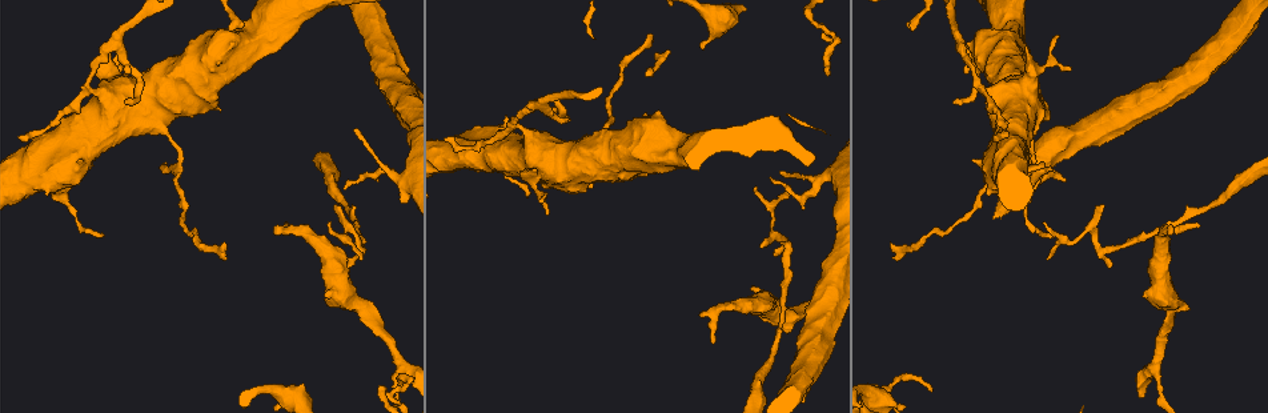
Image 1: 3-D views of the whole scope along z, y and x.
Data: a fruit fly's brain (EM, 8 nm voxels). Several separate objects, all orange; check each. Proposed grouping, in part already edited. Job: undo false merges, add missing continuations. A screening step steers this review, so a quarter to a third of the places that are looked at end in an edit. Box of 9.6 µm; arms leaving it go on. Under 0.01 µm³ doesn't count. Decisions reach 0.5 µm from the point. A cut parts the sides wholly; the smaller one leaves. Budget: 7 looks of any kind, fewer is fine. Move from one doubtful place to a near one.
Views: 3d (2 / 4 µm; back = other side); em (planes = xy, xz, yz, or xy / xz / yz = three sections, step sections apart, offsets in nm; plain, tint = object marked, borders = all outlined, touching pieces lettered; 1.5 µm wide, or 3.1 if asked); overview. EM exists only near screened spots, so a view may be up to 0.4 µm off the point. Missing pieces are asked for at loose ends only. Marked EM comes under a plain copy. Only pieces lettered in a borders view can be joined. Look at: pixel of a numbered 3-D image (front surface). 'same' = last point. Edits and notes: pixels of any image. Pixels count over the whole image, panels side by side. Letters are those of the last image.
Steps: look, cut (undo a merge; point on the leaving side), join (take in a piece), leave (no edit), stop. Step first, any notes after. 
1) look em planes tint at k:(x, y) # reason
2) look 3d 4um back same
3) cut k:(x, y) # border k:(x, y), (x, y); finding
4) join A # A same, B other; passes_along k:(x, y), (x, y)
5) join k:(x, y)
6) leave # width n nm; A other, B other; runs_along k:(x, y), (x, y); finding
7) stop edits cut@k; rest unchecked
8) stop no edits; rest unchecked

look 3d 2um at 1:(516, 122) # thick turns thin

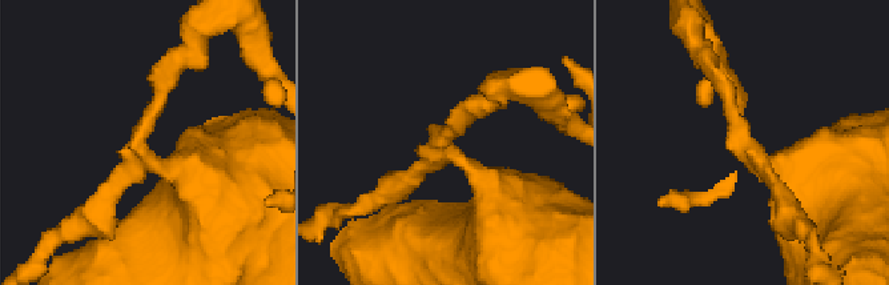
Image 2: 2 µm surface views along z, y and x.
look em planes borders at 2:(450, 148)

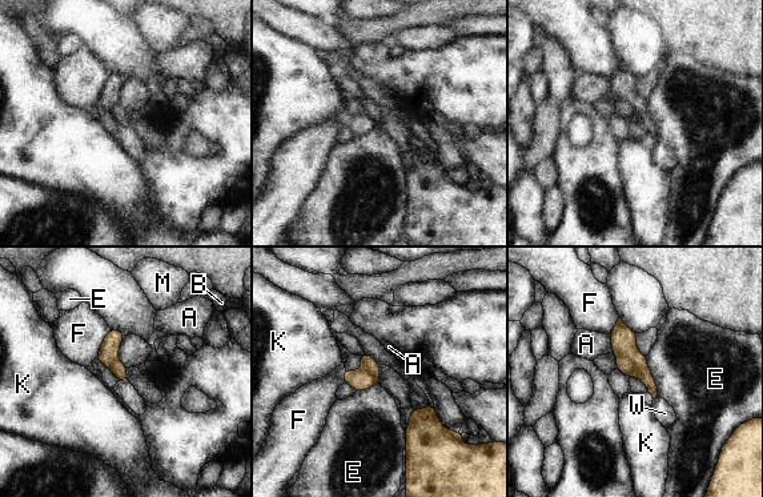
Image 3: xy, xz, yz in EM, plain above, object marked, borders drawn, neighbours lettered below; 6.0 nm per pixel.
cut 3:(623, 340) # A other, B other, E other, F other, K other, M other, W other; part_leaving 3:(619, 324), (654, 392); two neurons meet here

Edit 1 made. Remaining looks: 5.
look 3d 4um at 1:(1043, 224)

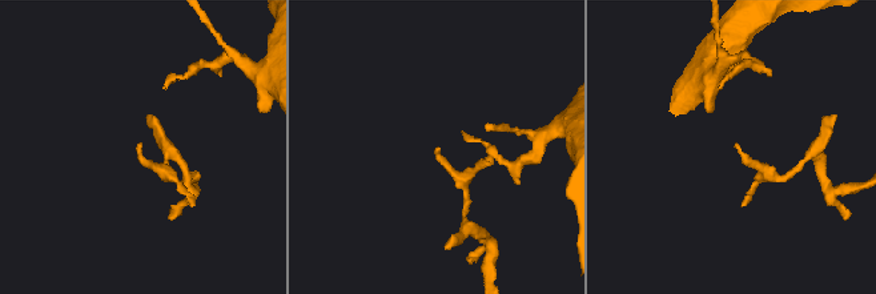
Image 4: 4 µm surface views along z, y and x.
look em yz step 8 tint at 4:(437, 147) # now the EM

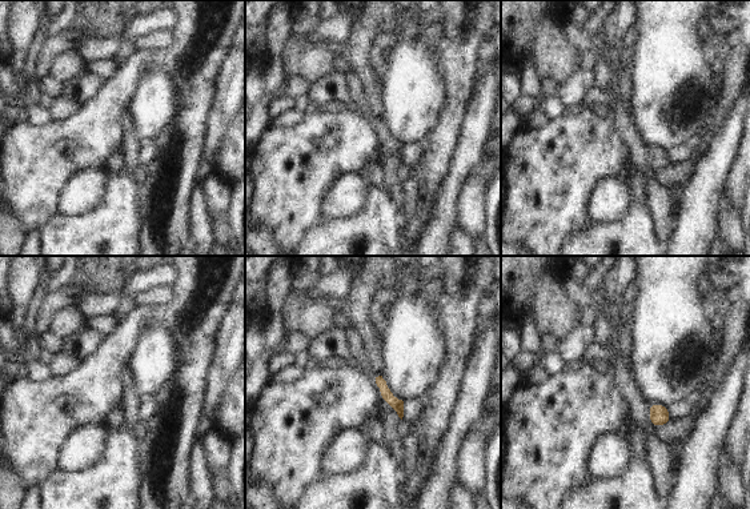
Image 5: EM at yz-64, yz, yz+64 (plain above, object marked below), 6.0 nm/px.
look em planes borders same # another direction

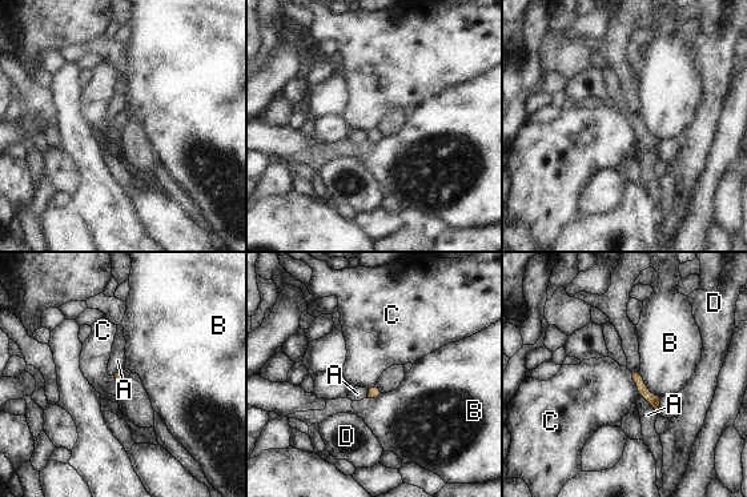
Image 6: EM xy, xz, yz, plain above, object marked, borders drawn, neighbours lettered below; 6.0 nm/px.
leave # A other, B other, C other, D other; border 6:(631, 373), (638, 393); no lettered piece goes on from it

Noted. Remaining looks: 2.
look em 3.1um planes borders at 1:(779, 172) # tapers out

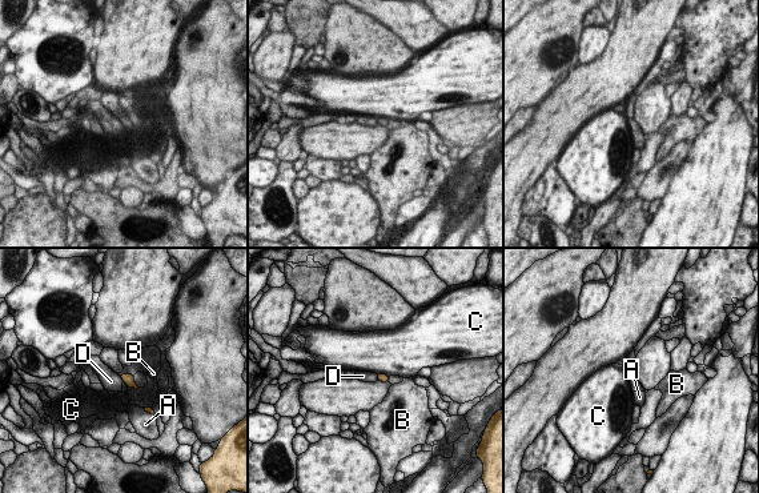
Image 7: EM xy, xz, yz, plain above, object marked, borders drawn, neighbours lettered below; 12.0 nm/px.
leave # width 100 nm; longest_contact C 180 nm; A other, B other, C other, D other; no lettered piece goes on from it

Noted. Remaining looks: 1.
stop edits cut@3; rest unchecked

